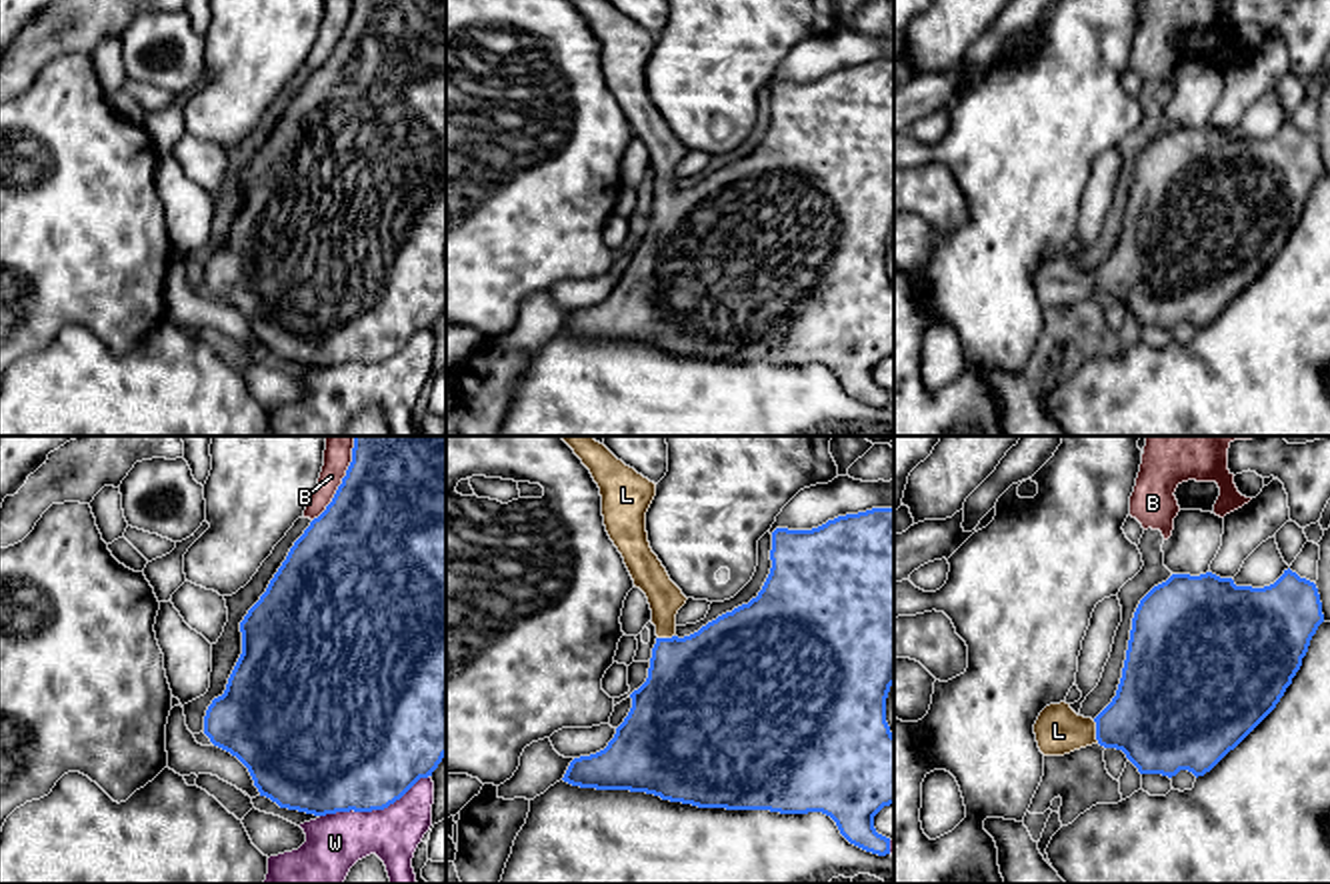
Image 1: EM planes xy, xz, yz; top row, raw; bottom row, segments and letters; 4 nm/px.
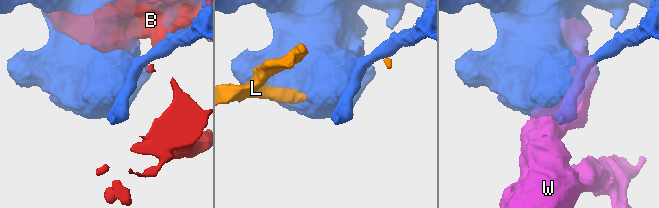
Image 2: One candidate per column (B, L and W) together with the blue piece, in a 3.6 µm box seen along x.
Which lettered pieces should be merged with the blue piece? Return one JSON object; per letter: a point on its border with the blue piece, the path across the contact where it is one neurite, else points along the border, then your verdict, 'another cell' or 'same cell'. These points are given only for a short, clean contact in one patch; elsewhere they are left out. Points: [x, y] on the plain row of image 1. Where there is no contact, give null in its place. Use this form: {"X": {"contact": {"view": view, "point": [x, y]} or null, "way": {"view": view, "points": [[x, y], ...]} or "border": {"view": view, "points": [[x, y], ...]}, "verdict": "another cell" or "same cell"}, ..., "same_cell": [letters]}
{"B": {"contact": {"view": "xy", "point": [340, 36]}, "verdict": "another cell"}, "L": {"contact": {"view": "yz", "point": [1096, 284]}, "way": {"view": "yz", "points": [[1156, 270], [1142, 270], [1096, 284], [1058, 282]]}, "verdict": "same cell"}, "W": {"contact": {"view": "xy", "point": [374, 360]}, "verdict": "another cell"}, "same_cell": ["L"]}

